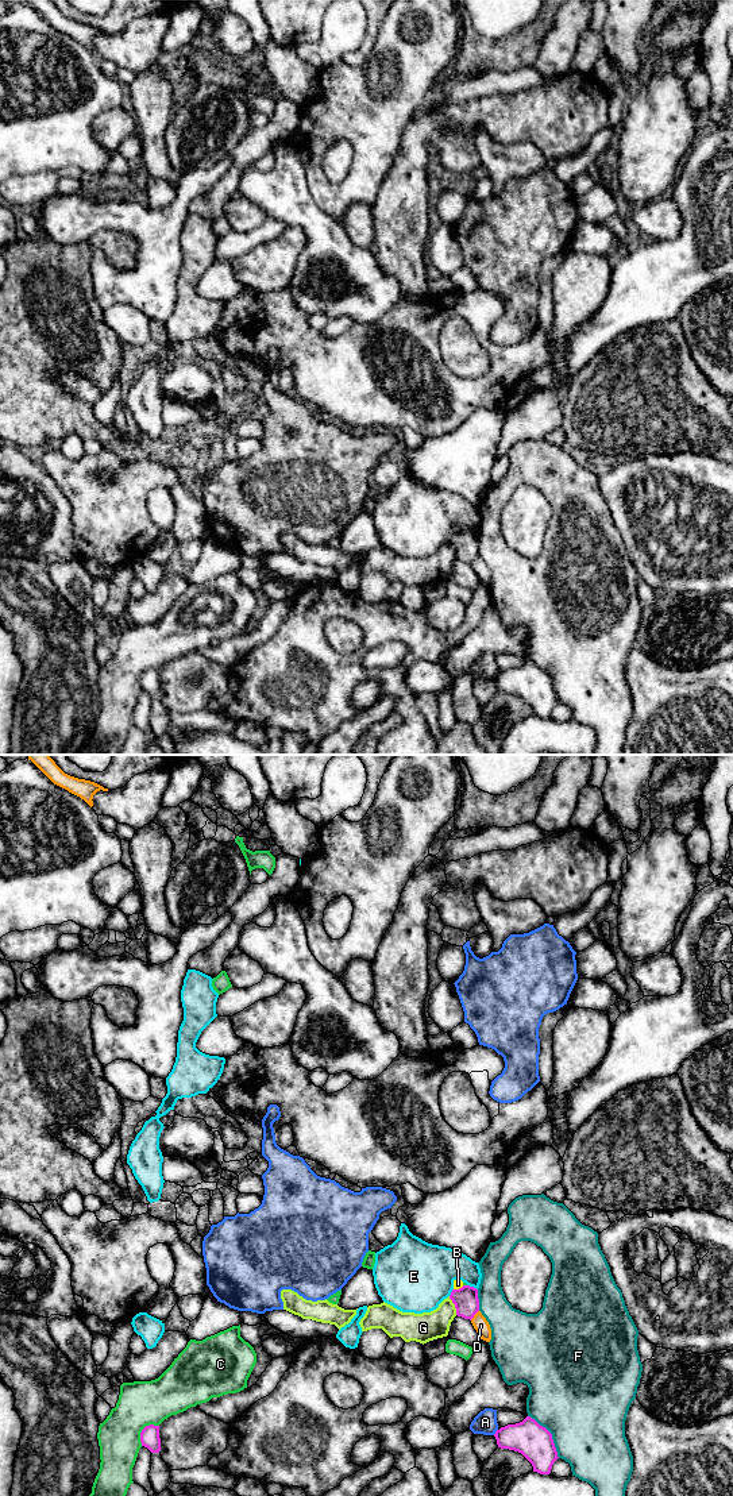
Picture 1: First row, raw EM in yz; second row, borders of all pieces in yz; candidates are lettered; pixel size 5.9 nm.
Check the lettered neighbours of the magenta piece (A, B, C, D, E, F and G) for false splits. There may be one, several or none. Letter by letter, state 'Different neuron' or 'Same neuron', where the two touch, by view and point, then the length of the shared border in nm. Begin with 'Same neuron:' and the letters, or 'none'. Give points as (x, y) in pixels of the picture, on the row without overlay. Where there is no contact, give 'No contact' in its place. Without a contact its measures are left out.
Same neuron: none
A: Different neuron. Touches magenta at yz (496, 675). Shared border 50 nm
B: Different neuron. Touches magenta at yz (459, 532). Shared border 70 nm
C: Different neuron. Touches magenta at yz (142, 674). Shared border 170 nm
D: Different neuron. Touches magenta at yz (474, 558). Shared border 80 nm
E: Different neuron. Touches magenta at yz (473, 531). Shared border 70 nm
F: Different neuron. Touches magenta at yz (551, 678). Shared border 320 nm
G: Different neuron. Touches magenta at yz (455, 550). Shared border 120 nm

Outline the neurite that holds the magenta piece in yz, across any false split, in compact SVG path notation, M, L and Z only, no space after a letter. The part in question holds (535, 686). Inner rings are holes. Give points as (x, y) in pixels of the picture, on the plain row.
M531 660L501 671L494 680L498 691L521 697L532 707L533 716L540 718L549 718L559 702L552 678Z

